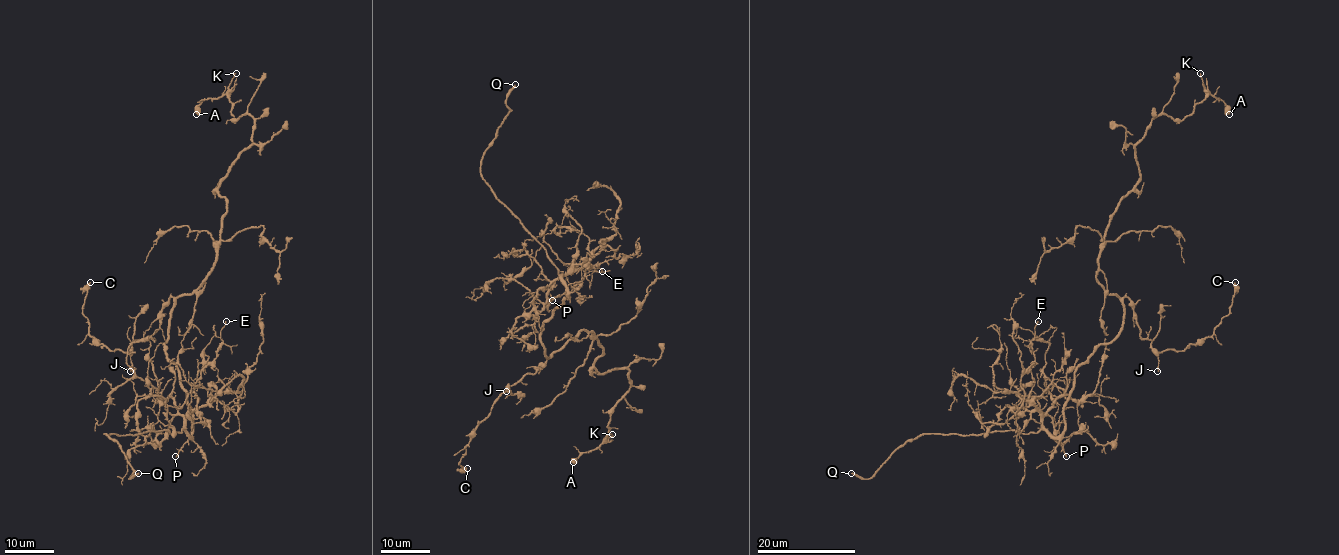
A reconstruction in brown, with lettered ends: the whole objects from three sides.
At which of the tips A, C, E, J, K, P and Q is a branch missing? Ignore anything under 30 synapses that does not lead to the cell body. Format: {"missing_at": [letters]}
{"missing_at": ["P", "Q"]}

